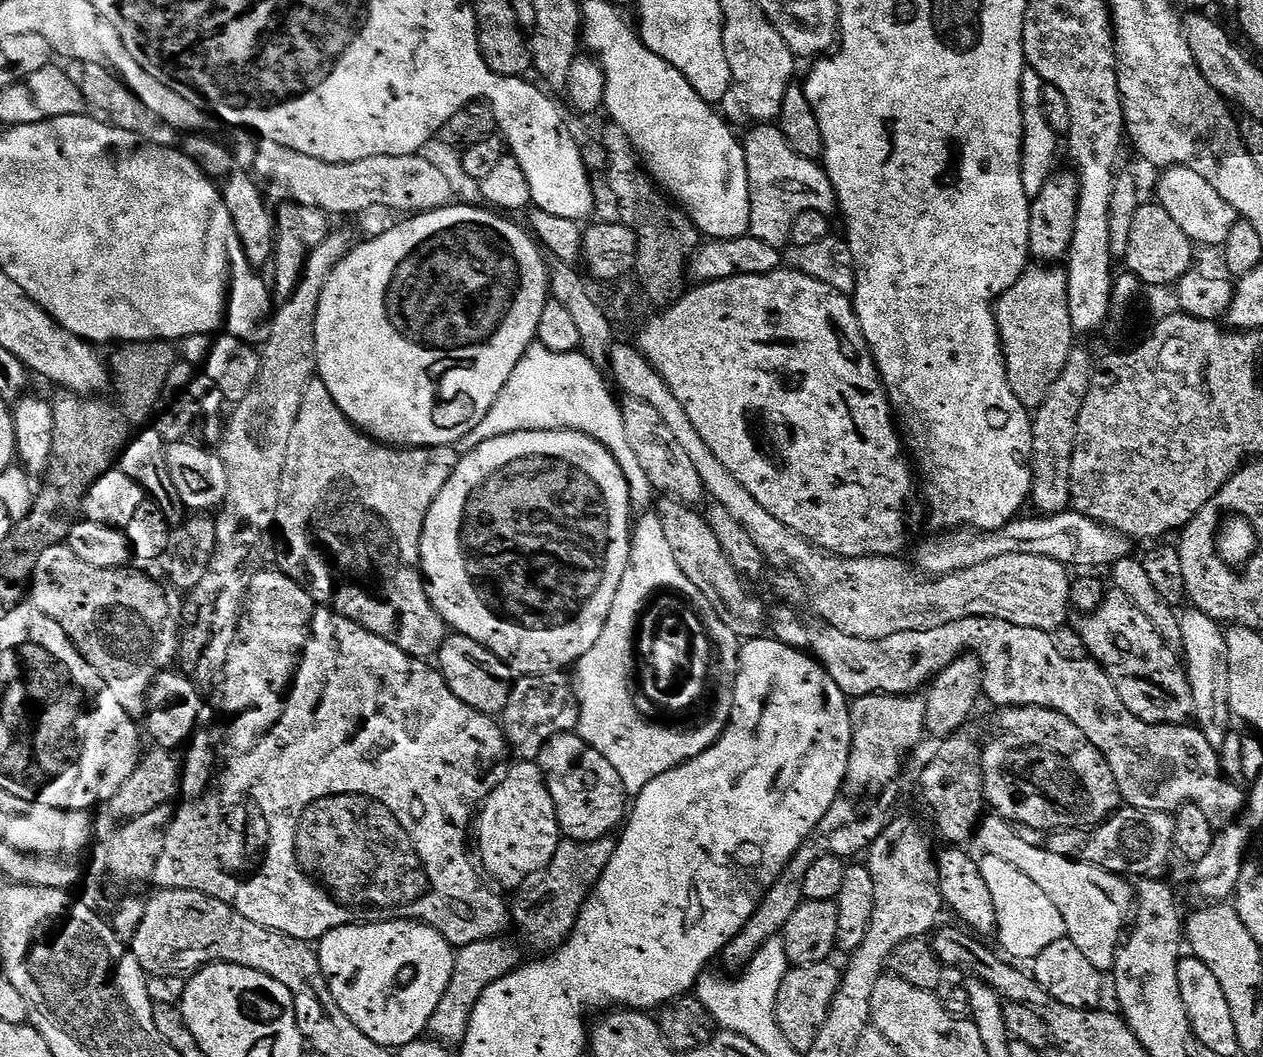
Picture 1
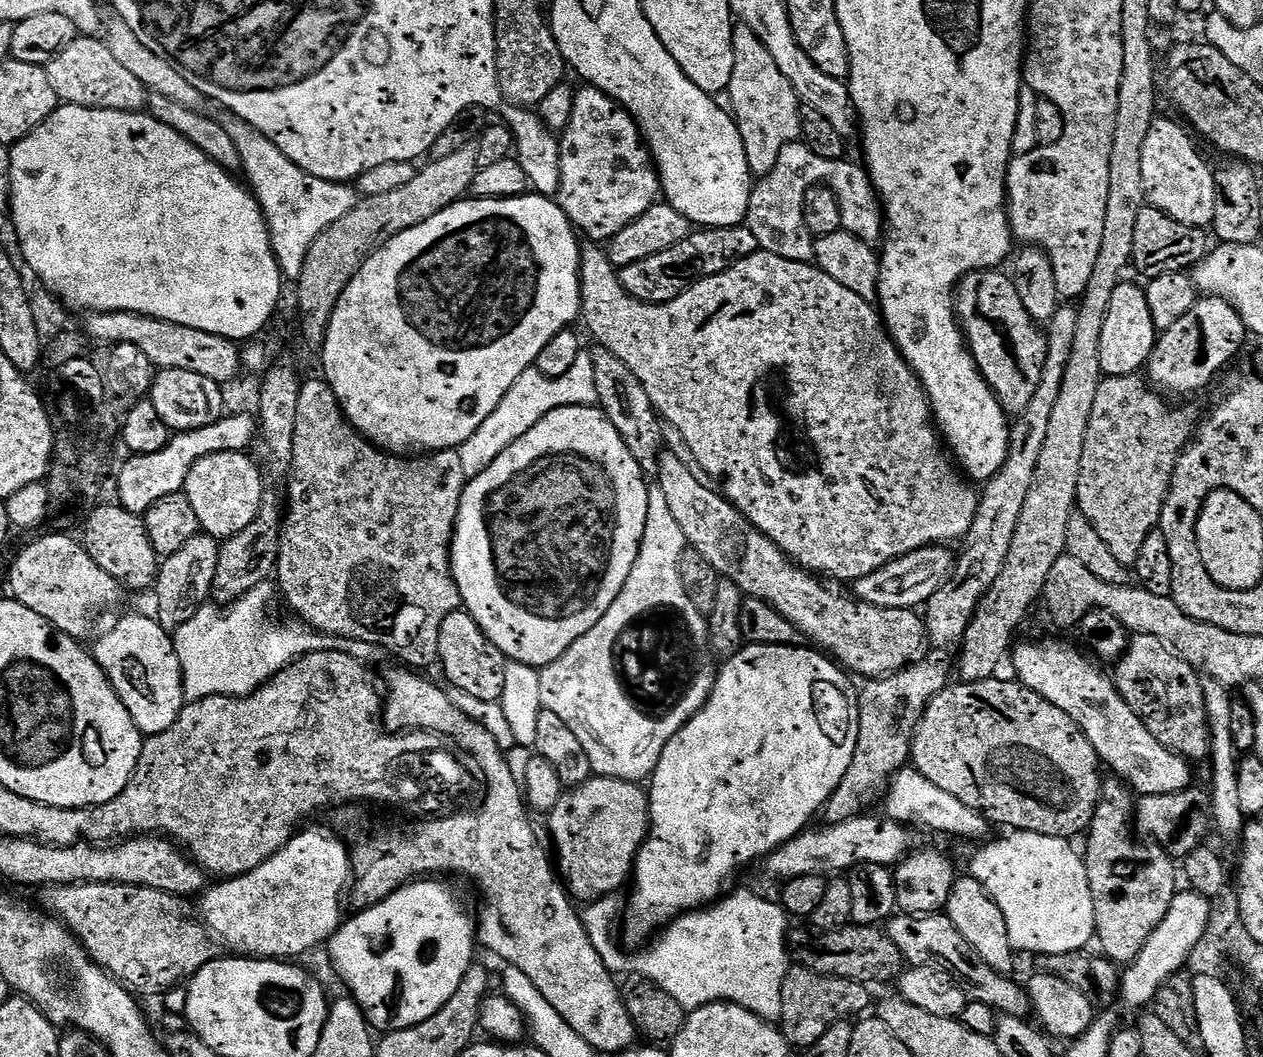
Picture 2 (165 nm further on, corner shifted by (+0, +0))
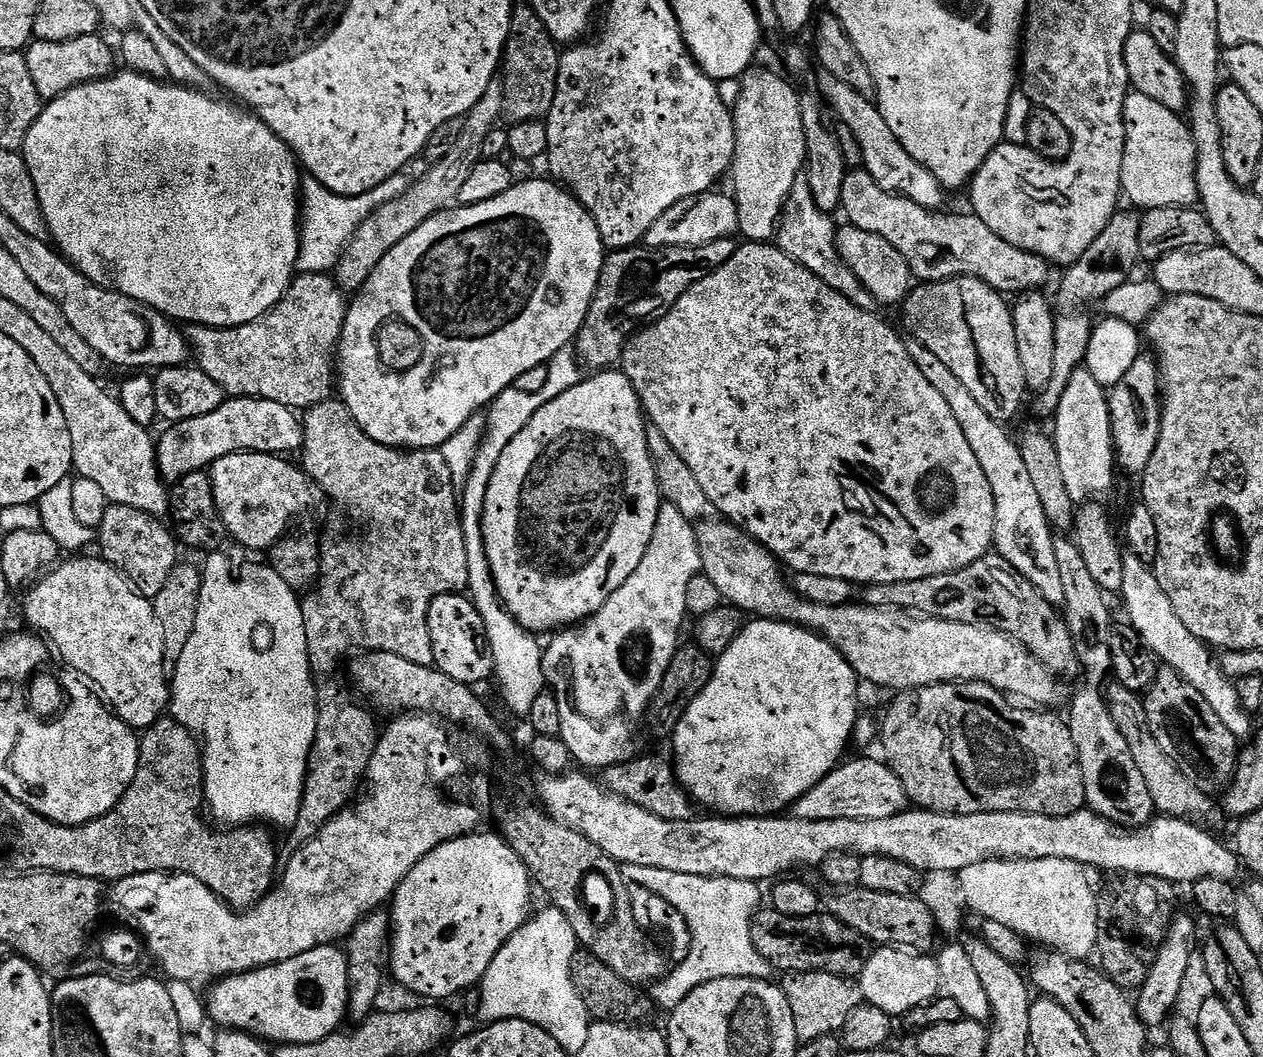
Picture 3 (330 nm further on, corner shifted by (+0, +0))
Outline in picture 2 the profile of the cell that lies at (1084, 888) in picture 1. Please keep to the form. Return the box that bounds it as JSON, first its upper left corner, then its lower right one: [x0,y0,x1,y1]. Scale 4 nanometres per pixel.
[882,766,990,836]

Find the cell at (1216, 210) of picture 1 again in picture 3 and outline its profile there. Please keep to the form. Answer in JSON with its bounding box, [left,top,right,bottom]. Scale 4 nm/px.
[1120,90,1200,210]

